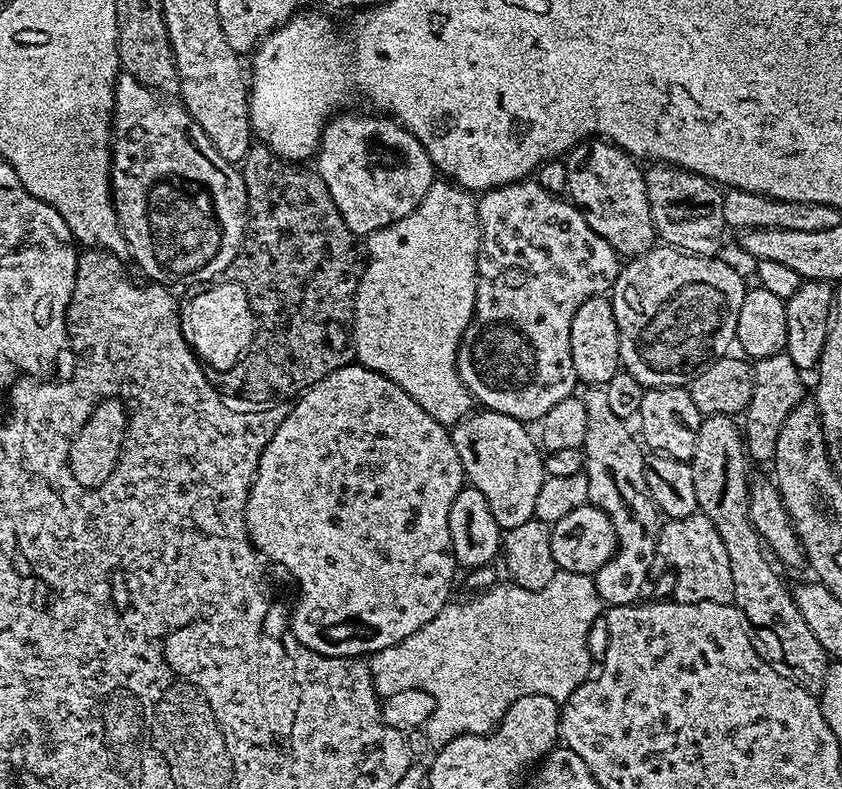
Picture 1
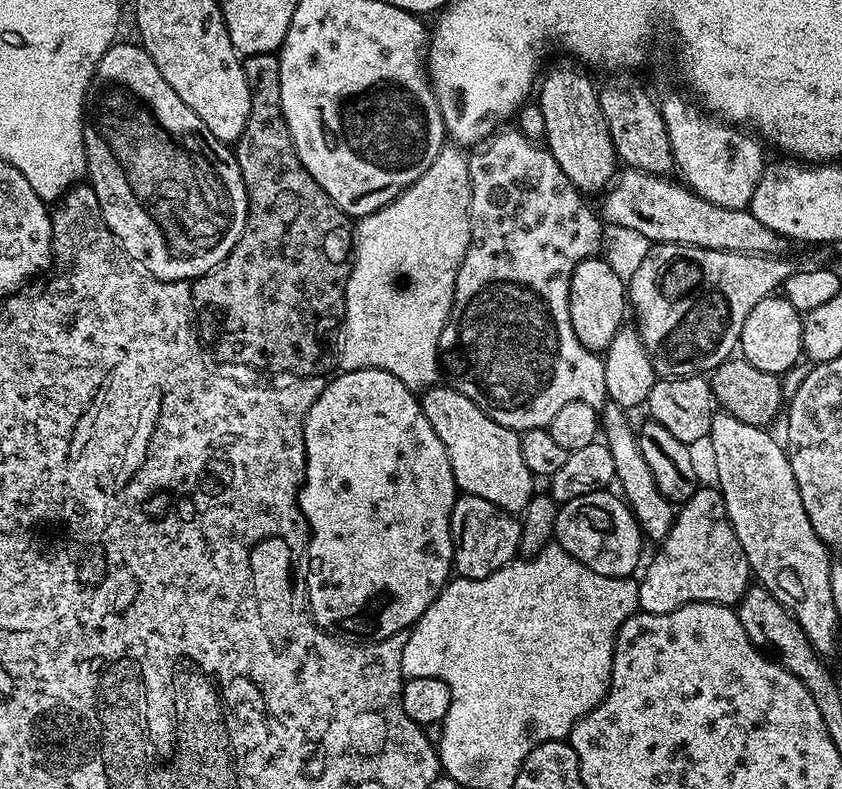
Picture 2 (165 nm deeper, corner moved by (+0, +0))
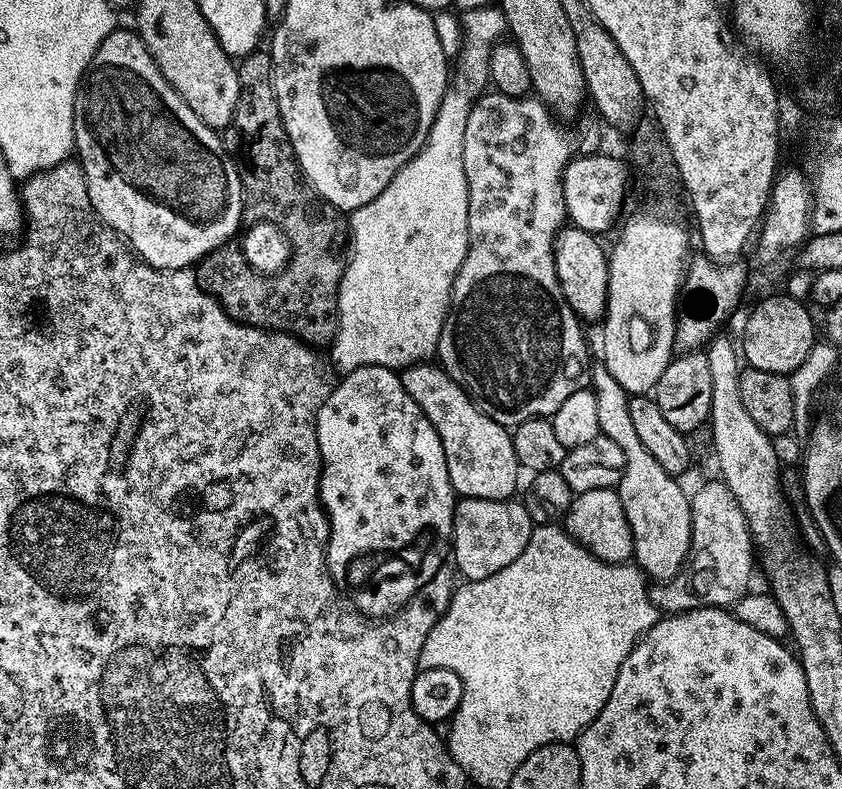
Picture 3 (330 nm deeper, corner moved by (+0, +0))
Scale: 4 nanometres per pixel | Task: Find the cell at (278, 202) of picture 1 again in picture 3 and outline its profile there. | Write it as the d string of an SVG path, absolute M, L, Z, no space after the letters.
M257 50L250 53L249 56L243 57L239 61L238 71L240 73L240 93L238 94L238 106L234 110L234 118L232 119L231 127L236 128L236 152L234 148L234 159L236 161L236 169L240 175L240 181L244 187L245 197L261 212L259 214L265 221L274 223L284 232L286 238L289 240L289 246L291 248L291 260L288 262L286 268L283 271L277 272L276 275L264 275L260 272L256 272L252 269L244 257L241 249L234 246L225 246L222 248L215 248L208 255L203 256L200 261L195 265L194 271L196 274L196 281L199 286L206 286L206 292L209 290L216 290L216 292L222 292L224 300L221 305L227 310L230 316L235 317L236 320L243 324L252 324L256 328L267 328L269 330L275 330L278 332L290 332L293 335L299 336L302 340L309 342L314 346L331 345L332 341L336 339L336 325L338 323L338 313L336 311L336 303L340 297L340 280L344 277L344 266L346 263L346 249L350 244L350 224L346 219L345 213L340 209L334 207L329 200L322 198L316 193L315 188L308 183L308 179L305 178L304 173L300 171L300 163L296 160L296 155L292 149L292 143L288 140L288 135L284 129L284 119L280 113L280 107L278 106L278 98L276 97L276 91L272 85L272 53L268 50Z

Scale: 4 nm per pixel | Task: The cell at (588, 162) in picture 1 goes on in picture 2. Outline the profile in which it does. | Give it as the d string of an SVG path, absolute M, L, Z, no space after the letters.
M556 64L549 72L547 69L539 81L538 103L545 118L546 147L552 153L554 162L562 166L562 174L570 178L581 194L600 194L617 175L618 161L606 118L602 114L597 85L592 85L591 78L587 76L589 73L583 67L575 67Z

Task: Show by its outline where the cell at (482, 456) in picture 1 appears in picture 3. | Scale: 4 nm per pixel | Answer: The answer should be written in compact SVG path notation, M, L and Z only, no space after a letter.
M439 363L410 364L399 373L399 378L406 394L418 402L422 414L426 414L442 442L453 493L460 498L513 499L517 495L518 465L511 431L486 415Z

